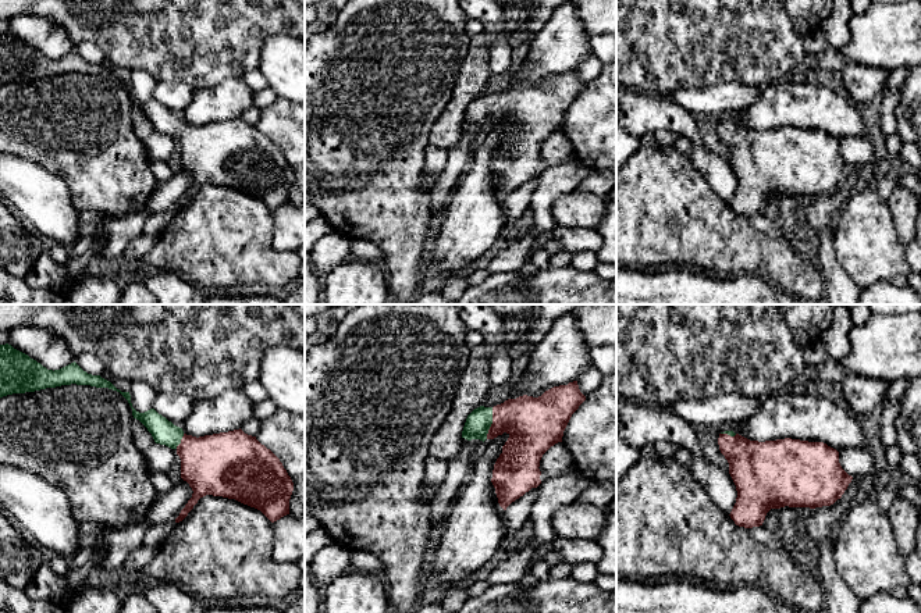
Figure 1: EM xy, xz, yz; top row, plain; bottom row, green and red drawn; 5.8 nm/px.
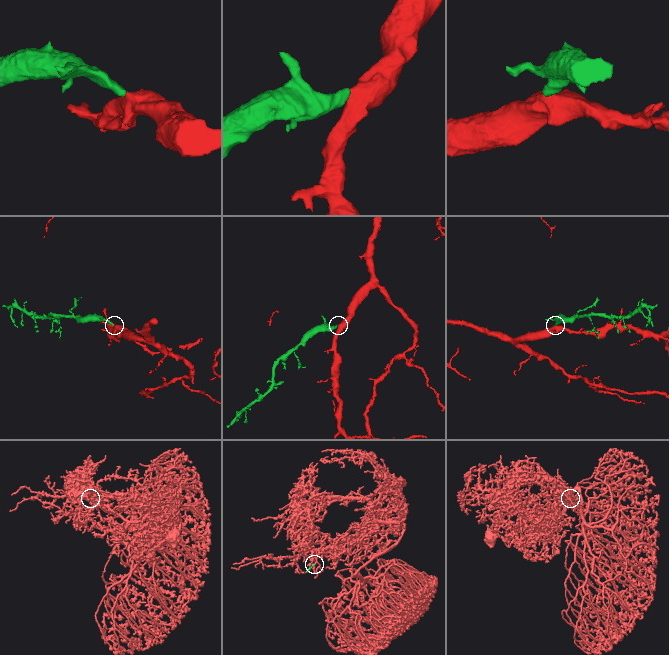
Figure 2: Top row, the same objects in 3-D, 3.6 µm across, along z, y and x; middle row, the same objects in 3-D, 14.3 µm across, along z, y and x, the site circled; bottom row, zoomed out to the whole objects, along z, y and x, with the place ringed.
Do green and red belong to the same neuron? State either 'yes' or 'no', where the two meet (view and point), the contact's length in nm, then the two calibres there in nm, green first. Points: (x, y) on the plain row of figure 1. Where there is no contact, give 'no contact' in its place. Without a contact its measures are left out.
yes; meets green in xz at (491, 111); contact 190 nm long; 140 nm thick on the green side, 320 nm on the other

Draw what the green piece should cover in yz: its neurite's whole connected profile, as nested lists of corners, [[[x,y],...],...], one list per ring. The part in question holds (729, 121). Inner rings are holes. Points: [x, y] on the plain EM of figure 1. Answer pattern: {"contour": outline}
{"contour": [[[733,120],[719,122],[721,142],[729,152],[729,163],[737,186],[730,200],[736,214],[753,217],[762,214],[771,197],[822,196],[842,186],[853,165],[839,152],[839,140],[824,131],[800,128],[750,129]]]}

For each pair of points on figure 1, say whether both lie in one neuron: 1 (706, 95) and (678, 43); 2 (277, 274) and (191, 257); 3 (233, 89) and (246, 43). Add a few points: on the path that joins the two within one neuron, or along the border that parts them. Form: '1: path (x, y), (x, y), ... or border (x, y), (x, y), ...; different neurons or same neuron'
1: border (733, 82), (679, 88), (669, 93); different neurons
2: path (256, 260), (251, 257), (212, 257); same neuron
3: border (241, 77), (223, 79), (205, 89); different neurons

